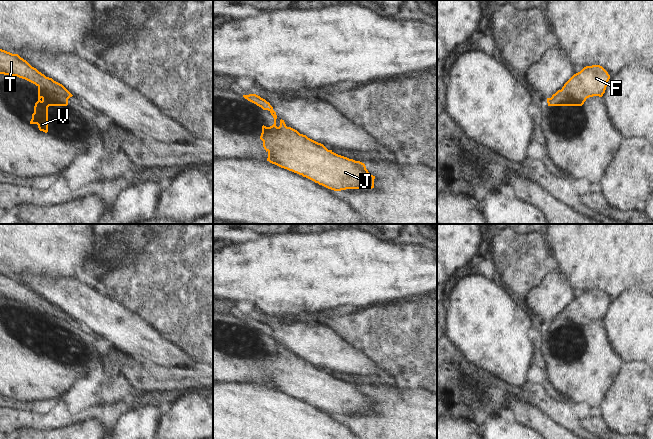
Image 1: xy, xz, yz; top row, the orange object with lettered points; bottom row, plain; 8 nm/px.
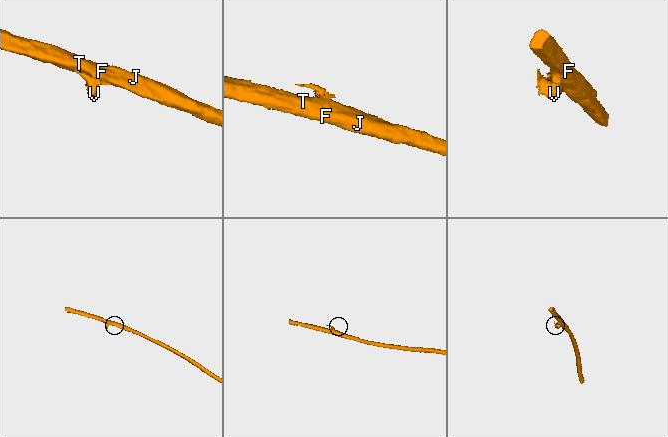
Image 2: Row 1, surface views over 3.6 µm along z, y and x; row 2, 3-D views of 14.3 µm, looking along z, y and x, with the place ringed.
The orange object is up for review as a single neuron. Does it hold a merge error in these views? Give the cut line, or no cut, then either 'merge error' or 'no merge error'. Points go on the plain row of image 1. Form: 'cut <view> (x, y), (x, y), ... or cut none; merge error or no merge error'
cut xz (286, 350), (270, 354), (264, 360), (268, 365), (266, 374); merge error

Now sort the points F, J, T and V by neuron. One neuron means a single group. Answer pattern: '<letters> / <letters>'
F J T / V

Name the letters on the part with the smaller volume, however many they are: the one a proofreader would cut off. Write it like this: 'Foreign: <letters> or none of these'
Foreign: V

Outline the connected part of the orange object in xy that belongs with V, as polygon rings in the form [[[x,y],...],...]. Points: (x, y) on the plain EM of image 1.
[[[38,311],[38,325],[34,330],[34,337],[30,348],[37,348],[40,355],[48,356],[48,331],[67,330],[70,320],[63,316],[42,314]]]

